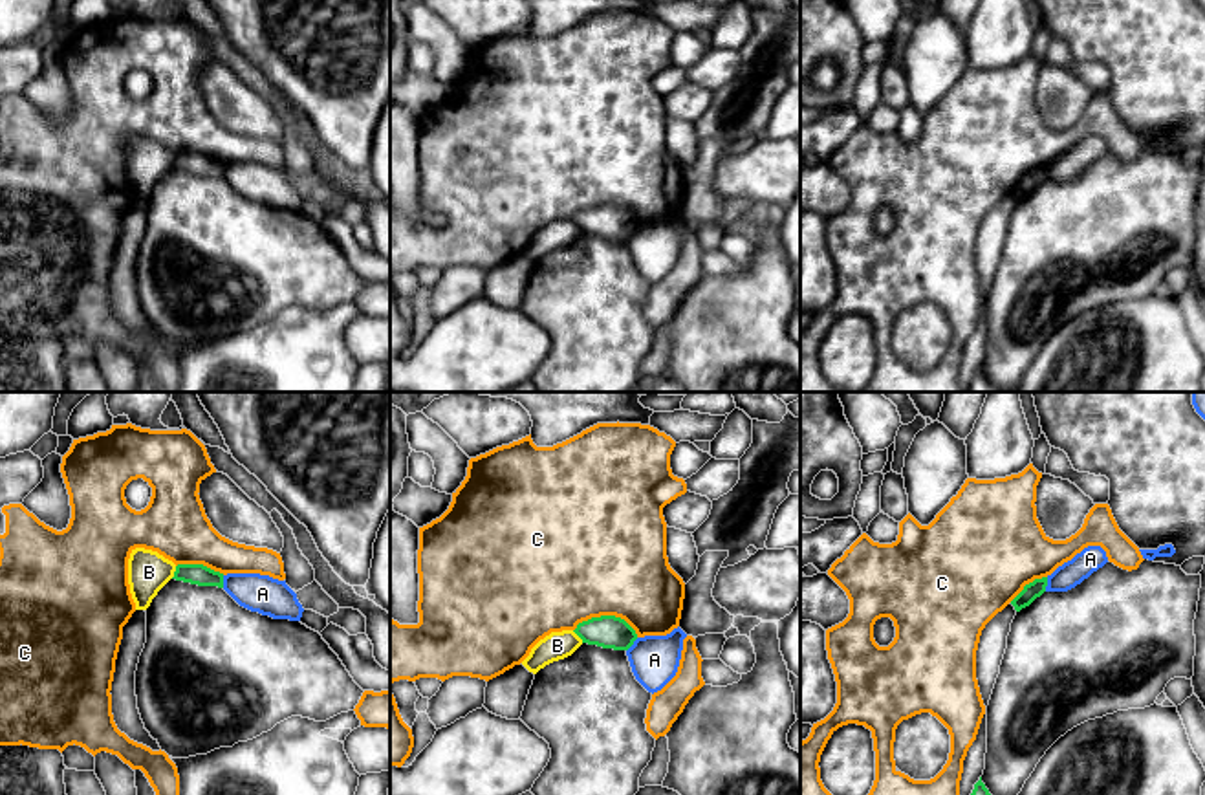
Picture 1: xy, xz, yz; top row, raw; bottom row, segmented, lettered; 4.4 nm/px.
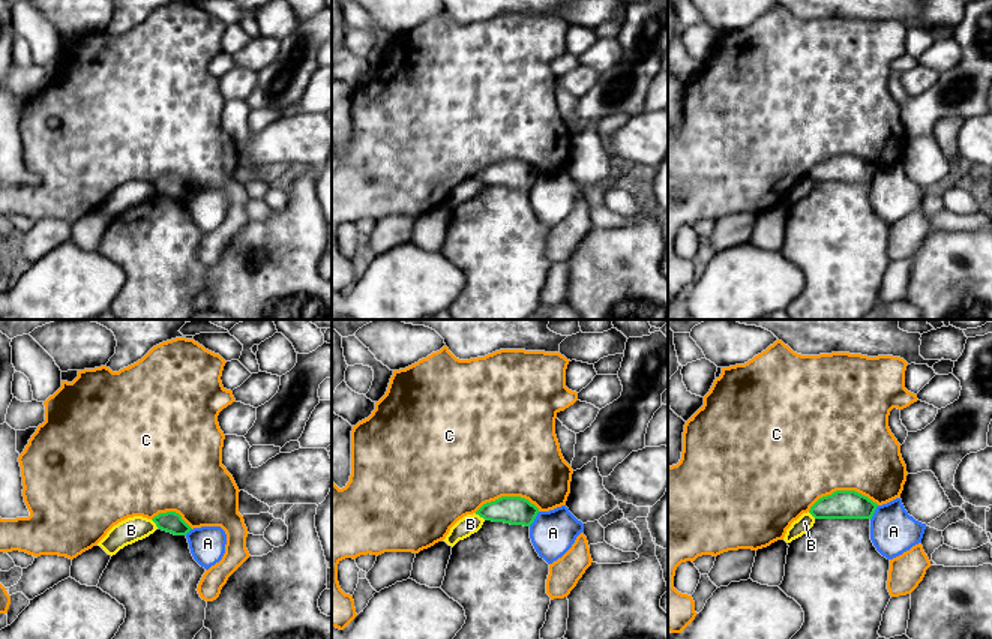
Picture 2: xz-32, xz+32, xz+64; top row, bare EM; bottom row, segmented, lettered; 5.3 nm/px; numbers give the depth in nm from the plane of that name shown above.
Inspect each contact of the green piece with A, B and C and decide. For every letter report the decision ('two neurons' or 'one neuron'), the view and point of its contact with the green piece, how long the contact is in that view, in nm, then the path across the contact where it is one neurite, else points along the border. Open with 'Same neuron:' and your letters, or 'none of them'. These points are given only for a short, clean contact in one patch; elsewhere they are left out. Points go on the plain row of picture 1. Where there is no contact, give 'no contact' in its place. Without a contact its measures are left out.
Same neuron: none of them
A: two neurons; contact yz (1046, 174); length 70 nm; border yz (1048, 167), (1044, 180)
B: two neurons; contact xy (174, 162); length 60 nm; border xy (176, 156), (171, 167)
C: two neurons; contact xz (607, 206); length 280 nm

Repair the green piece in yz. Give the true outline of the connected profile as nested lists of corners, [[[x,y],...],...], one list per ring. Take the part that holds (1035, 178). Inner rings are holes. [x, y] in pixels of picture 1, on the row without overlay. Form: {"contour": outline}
{"contour": [[[1048,167],[1035,169],[1033,172],[1026,174],[1024,180],[1011,191],[1016,201],[1029,196],[1037,187],[1046,181]]]}

